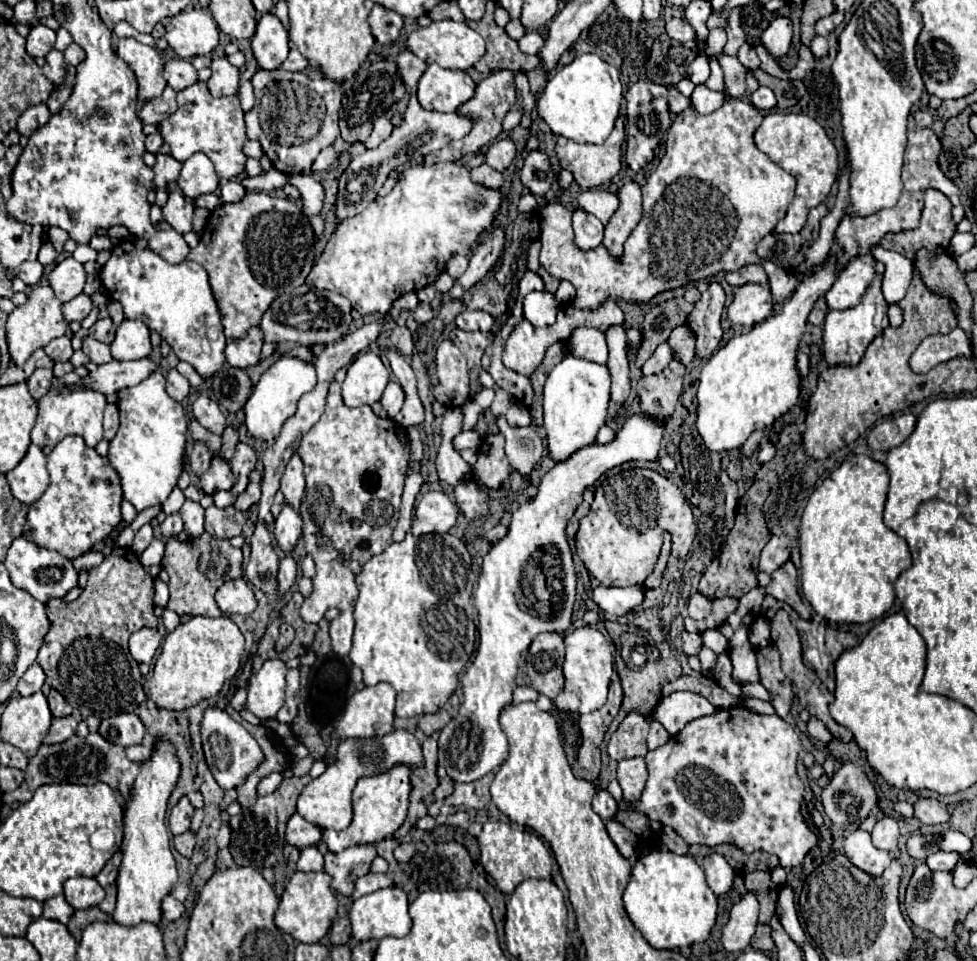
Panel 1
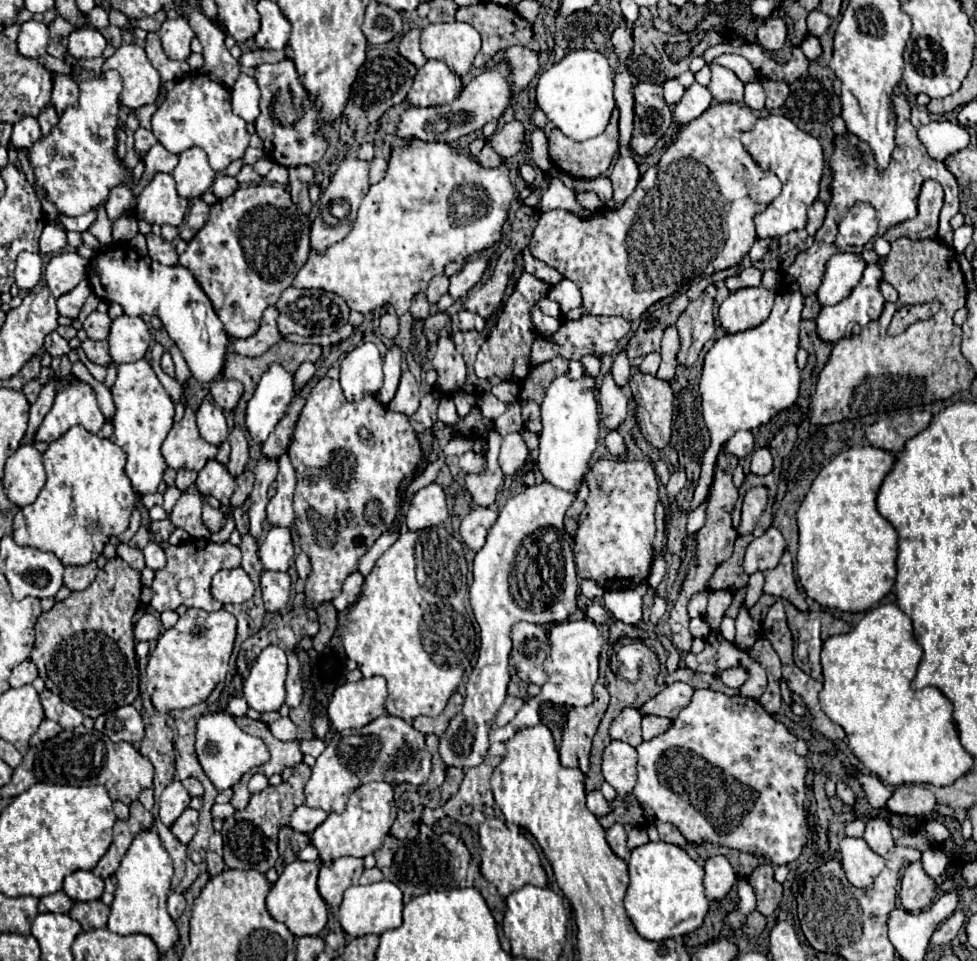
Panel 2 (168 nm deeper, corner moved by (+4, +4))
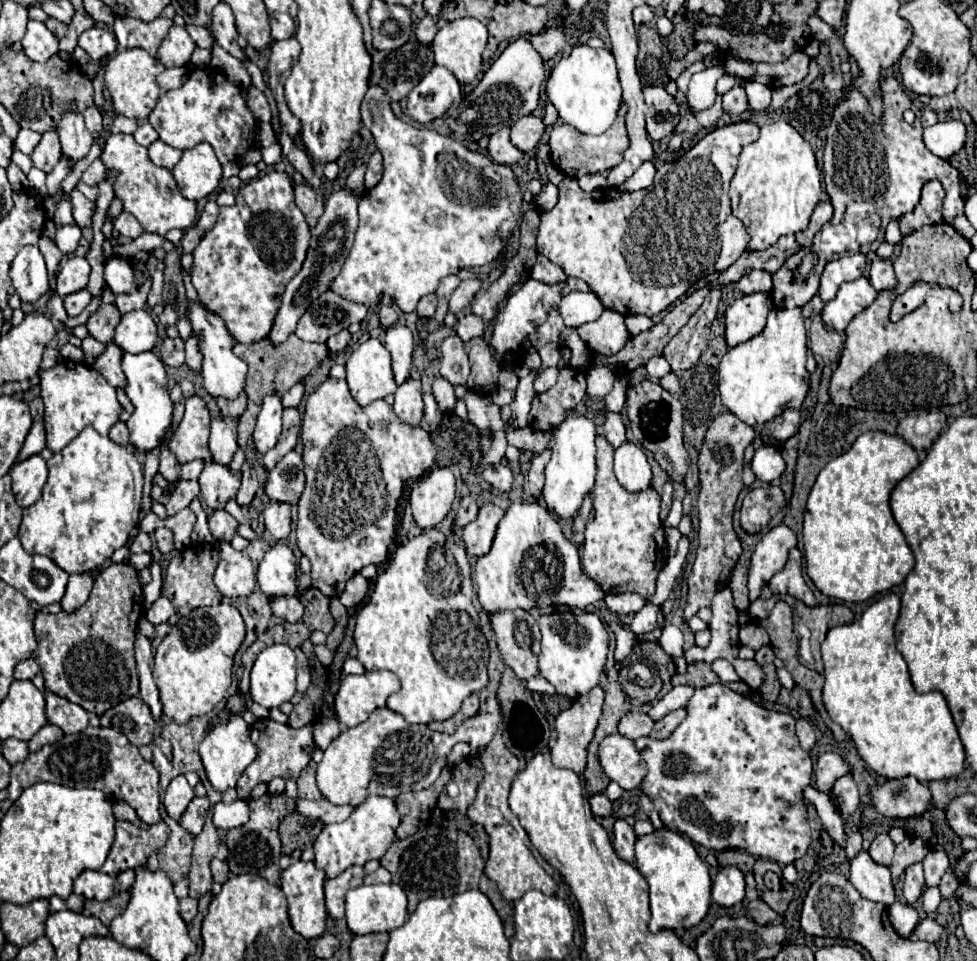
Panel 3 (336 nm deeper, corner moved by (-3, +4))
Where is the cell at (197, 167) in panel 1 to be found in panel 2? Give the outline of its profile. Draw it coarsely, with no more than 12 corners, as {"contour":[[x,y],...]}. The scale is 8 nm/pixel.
{"contour":[[184,150],[172,178],[182,198],[200,198],[214,182],[206,152]]}

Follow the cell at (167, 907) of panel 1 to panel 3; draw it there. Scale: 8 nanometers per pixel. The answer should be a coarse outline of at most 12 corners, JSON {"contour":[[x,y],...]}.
{"contour":[[179,900],[181,918],[191,922],[197,916],[197,900]]}

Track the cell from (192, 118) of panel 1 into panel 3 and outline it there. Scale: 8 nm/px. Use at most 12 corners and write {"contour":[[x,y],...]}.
{"contour":[[197,68],[149,114],[179,150],[209,142],[221,164],[253,146],[241,88]]}

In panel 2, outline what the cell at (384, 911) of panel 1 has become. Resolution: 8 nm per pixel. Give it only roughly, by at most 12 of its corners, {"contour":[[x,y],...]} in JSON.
{"contour":[[382,880],[352,886],[340,904],[348,936],[402,926],[402,892]]}

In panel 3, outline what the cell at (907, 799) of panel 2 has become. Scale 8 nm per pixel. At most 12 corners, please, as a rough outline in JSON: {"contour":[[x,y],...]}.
{"contour":[[915,776],[869,790],[887,818],[921,816],[931,792]]}

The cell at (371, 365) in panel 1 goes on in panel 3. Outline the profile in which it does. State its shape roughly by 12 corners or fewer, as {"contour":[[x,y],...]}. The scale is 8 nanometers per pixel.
{"contour":[[377,338],[363,342],[345,368],[359,406],[397,390],[391,356]]}

